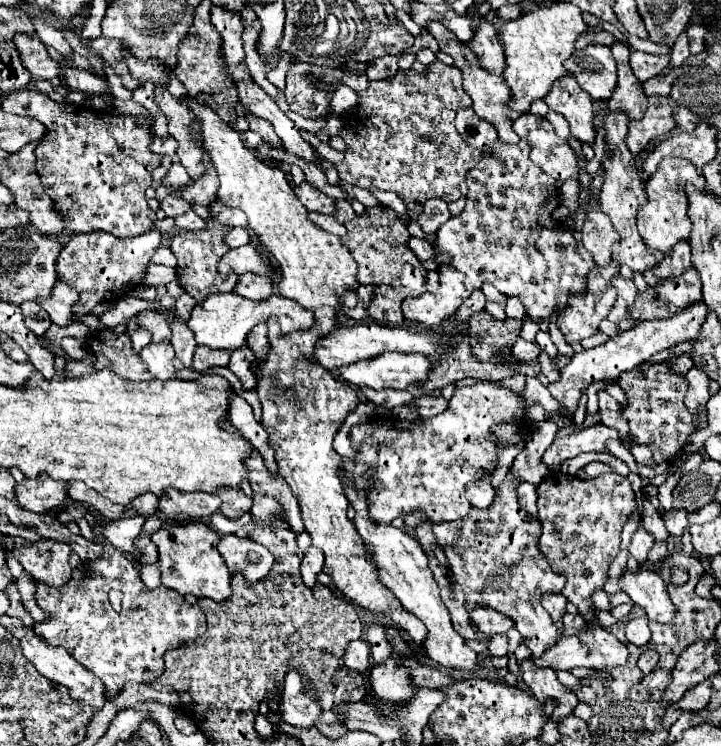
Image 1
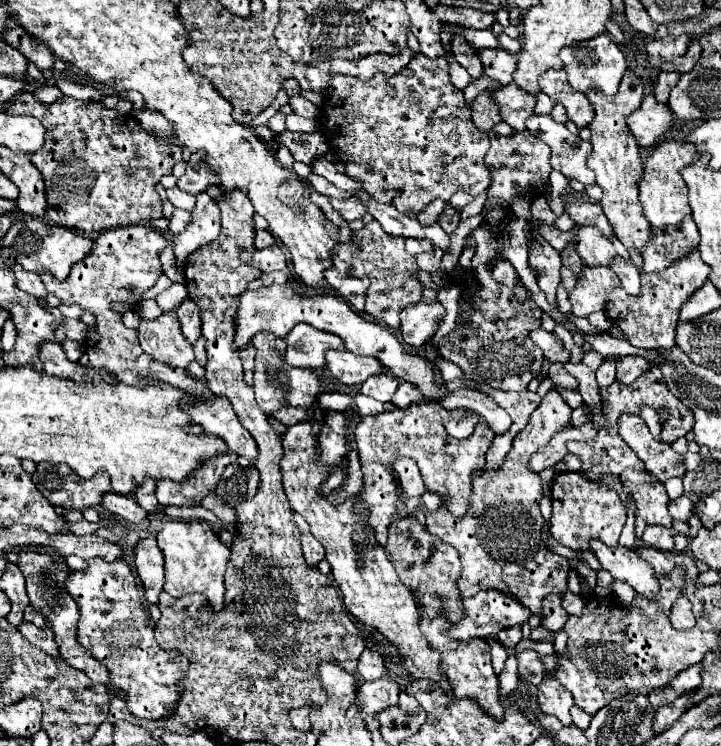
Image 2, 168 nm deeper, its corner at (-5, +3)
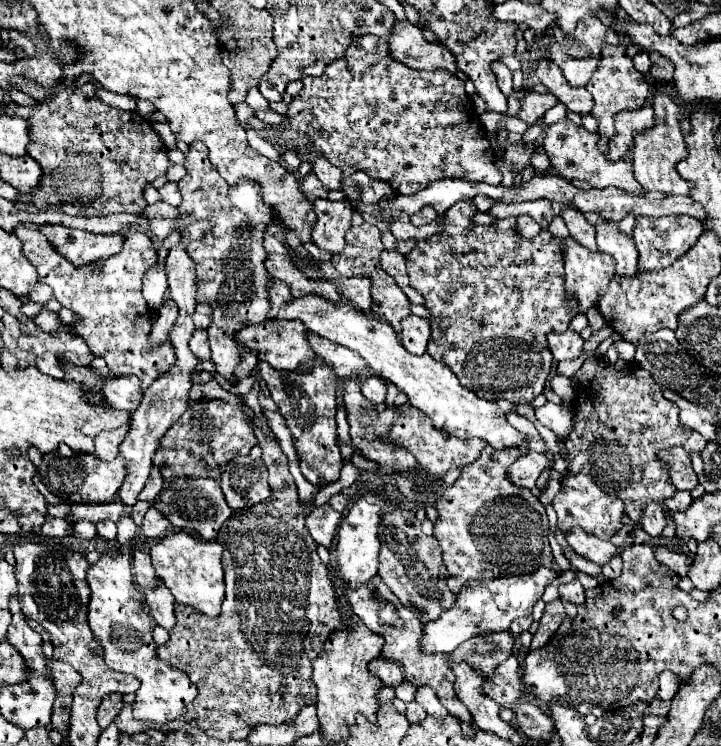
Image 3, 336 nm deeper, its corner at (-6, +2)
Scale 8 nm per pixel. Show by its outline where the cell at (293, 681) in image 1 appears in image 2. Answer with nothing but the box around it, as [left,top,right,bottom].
[291,707,311,729]

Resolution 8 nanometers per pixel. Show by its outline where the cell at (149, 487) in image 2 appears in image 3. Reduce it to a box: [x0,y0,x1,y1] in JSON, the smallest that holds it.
[138,466,162,504]

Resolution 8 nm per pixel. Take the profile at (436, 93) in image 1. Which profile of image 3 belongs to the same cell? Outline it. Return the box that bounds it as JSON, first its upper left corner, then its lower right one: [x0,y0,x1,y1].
[284,34,502,194]

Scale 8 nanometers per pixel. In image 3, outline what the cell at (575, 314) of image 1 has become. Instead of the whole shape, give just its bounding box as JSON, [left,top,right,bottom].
[564,238,614,314]

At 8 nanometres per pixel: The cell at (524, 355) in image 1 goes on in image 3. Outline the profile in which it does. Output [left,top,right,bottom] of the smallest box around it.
[548,330,584,362]

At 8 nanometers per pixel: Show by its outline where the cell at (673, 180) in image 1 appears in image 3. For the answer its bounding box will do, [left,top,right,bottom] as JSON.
[632,94,692,196]

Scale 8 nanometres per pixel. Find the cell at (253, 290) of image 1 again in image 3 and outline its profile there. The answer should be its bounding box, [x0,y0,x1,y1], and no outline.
[267,278,292,320]

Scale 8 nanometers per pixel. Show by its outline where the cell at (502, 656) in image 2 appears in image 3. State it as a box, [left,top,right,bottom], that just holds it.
[452,632,514,676]

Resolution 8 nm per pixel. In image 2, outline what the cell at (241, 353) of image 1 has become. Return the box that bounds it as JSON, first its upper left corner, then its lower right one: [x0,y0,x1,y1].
[241,345,255,385]

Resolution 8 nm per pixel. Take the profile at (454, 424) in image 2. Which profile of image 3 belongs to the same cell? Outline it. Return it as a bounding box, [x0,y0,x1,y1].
[280,294,528,452]

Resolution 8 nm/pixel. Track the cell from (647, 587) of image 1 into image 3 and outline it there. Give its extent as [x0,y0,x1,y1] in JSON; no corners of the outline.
[566,528,620,566]

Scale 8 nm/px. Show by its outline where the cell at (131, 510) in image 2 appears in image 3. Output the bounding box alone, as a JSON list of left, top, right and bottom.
[142,506,172,538]

